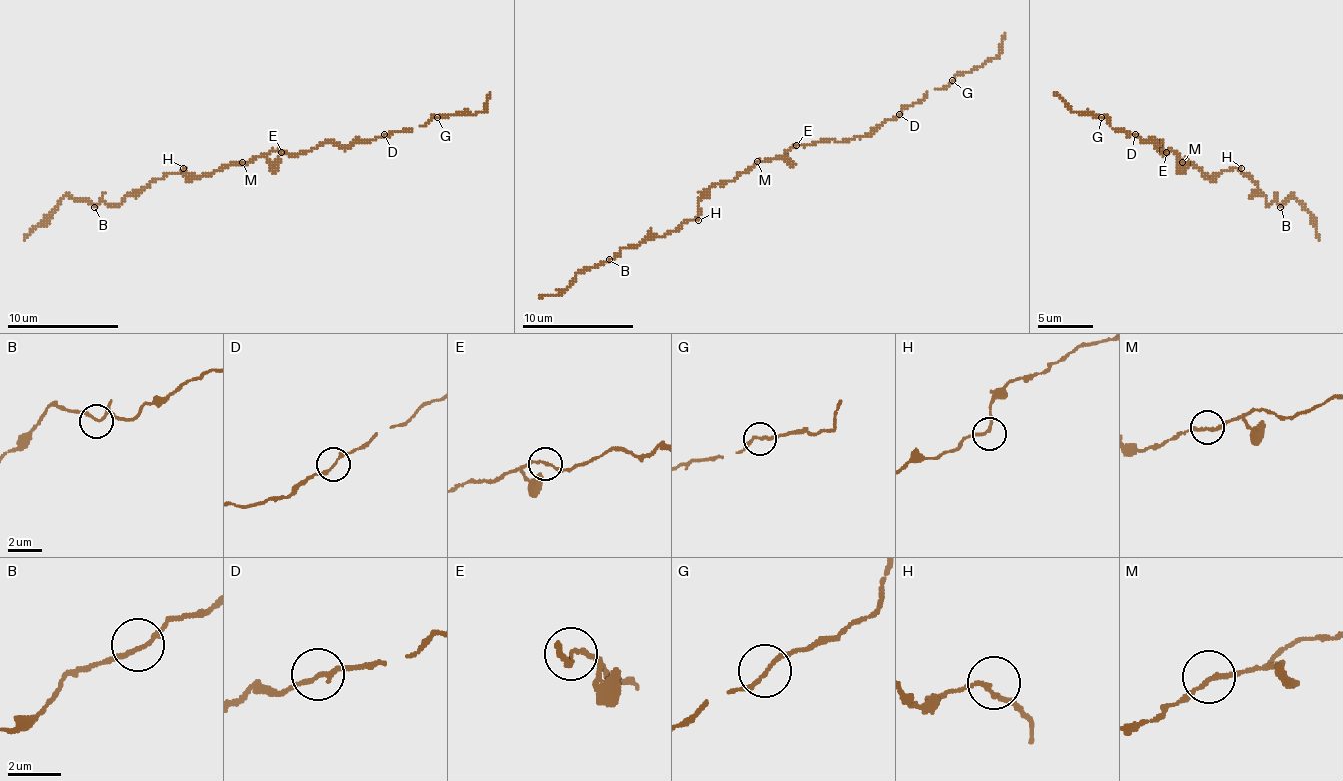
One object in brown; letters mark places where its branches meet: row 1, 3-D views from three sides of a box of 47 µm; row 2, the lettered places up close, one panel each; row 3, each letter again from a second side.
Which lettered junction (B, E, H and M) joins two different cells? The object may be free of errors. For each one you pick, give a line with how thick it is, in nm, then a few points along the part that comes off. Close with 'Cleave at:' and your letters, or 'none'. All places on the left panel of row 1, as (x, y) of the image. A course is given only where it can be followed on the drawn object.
Cleave at: none

